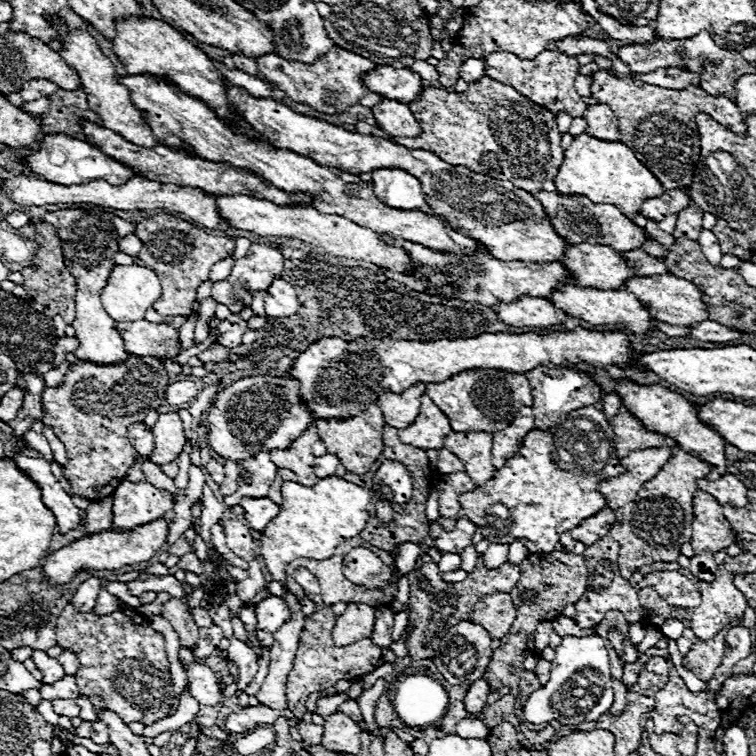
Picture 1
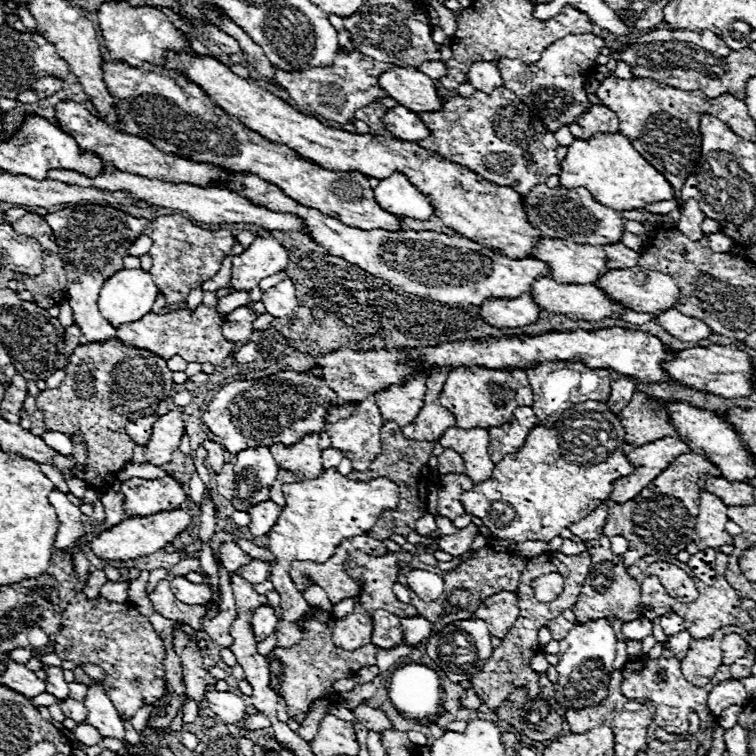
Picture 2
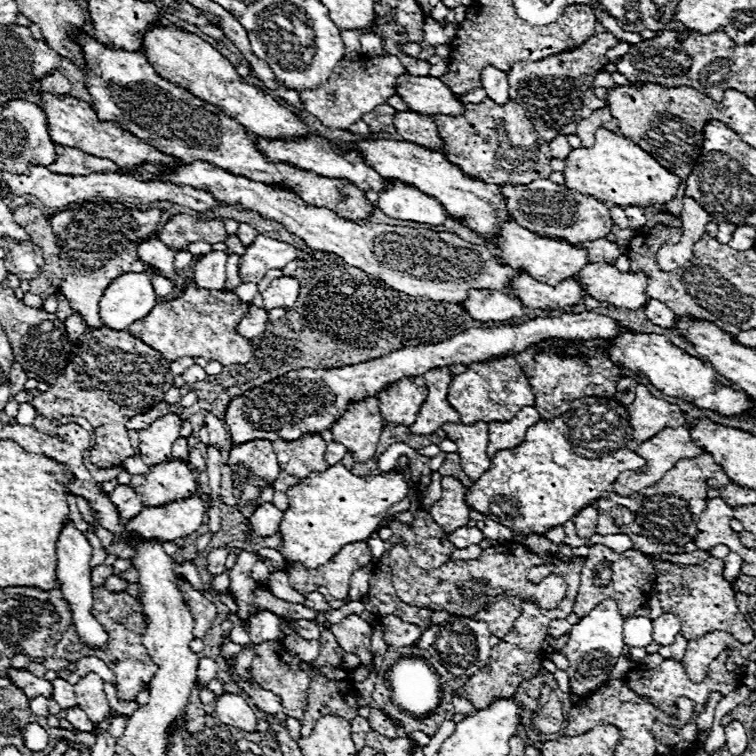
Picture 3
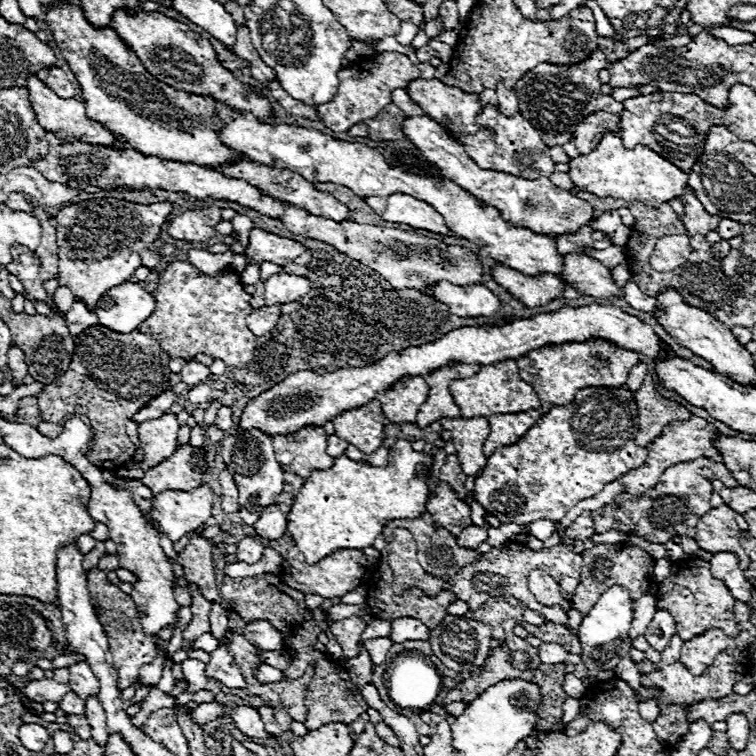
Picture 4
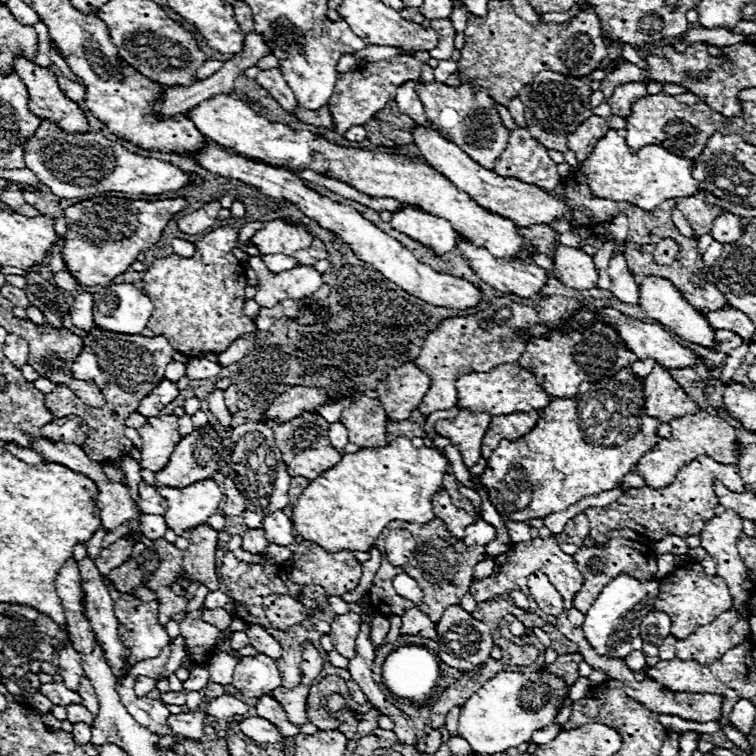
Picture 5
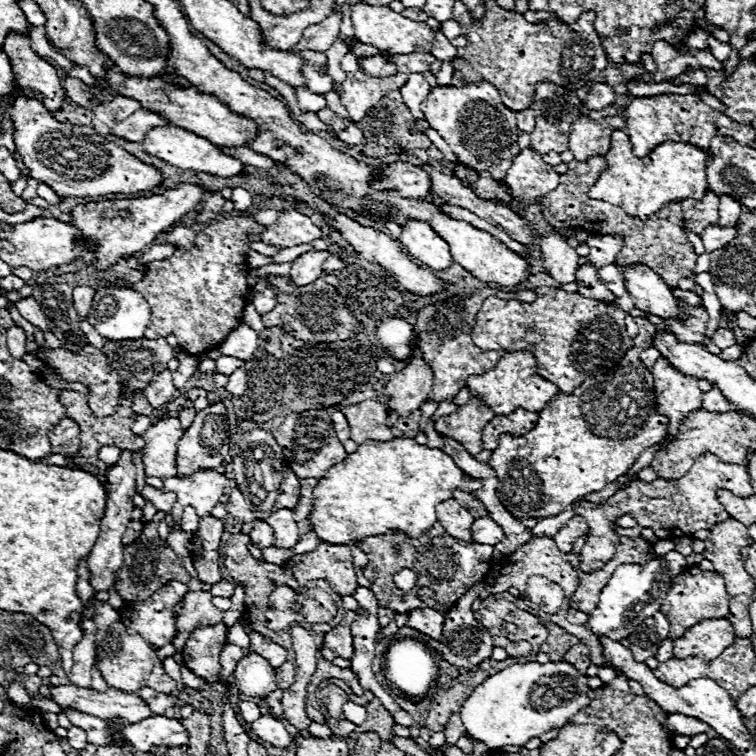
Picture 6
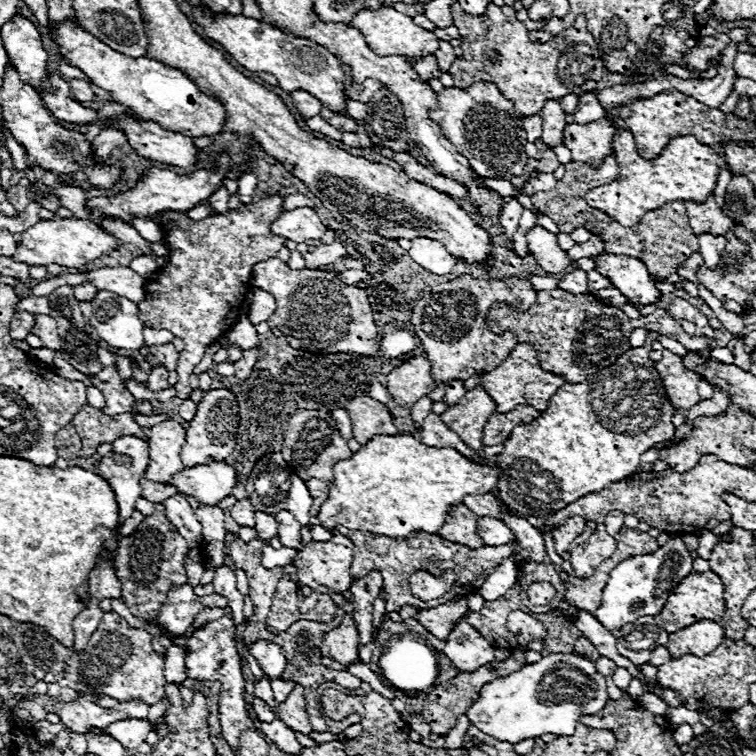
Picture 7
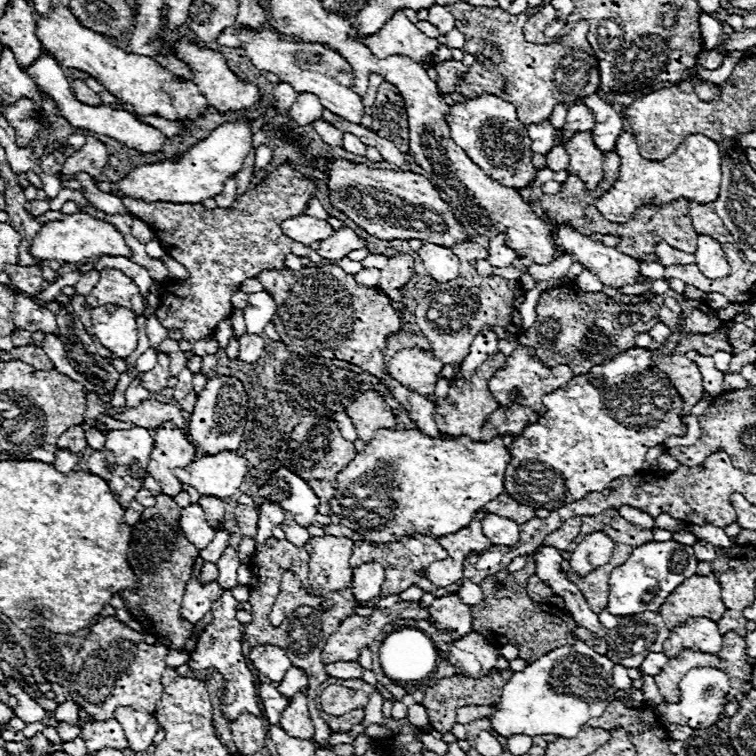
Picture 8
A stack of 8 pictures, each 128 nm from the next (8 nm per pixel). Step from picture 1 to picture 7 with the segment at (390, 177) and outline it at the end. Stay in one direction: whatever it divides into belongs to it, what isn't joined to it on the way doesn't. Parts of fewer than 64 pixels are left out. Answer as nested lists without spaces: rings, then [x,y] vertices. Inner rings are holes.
[[[414,238],[412,248],[408,252],[416,264],[438,276],[450,274],[452,268],[460,262],[438,240],[430,240],[430,238]]]

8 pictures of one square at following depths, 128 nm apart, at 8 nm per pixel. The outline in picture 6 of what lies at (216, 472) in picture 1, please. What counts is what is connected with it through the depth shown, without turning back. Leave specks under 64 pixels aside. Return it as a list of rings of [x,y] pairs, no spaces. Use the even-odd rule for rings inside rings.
[[[242,364],[234,374],[230,374],[226,390],[232,396],[242,396],[244,394],[244,386],[246,386],[246,364]]]

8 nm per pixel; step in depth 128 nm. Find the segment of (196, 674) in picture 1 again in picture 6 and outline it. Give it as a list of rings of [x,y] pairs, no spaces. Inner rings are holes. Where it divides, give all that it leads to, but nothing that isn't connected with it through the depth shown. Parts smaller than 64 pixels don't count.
[[[260,716],[256,722],[250,724],[250,728],[258,738],[270,742],[276,748],[288,748],[292,744],[292,738],[282,726],[282,722],[272,716]]]

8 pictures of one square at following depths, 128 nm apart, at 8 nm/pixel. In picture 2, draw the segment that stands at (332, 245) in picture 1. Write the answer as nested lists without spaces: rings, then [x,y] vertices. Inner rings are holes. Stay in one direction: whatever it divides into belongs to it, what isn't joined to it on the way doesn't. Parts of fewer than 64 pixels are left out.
[[[106,164],[102,168],[102,172],[94,178],[88,178],[80,172],[74,170],[48,170],[48,180],[56,180],[56,182],[66,182],[66,184],[76,184],[76,186],[94,186],[98,190],[108,190],[108,192],[118,192],[118,190],[126,190],[132,194],[132,198],[136,200],[144,200],[156,206],[164,206],[164,208],[176,208],[182,212],[188,212],[190,218],[196,218],[200,222],[208,222],[208,224],[220,224],[220,222],[248,222],[266,230],[294,230],[294,232],[306,232],[304,230],[304,222],[294,216],[294,214],[284,214],[284,212],[272,212],[266,210],[264,206],[256,206],[250,200],[228,192],[224,188],[204,188],[204,186],[194,186],[194,184],[170,184],[170,182],[158,182],[158,180],[148,180],[136,174],[128,174],[128,172],[120,172],[114,166]]]

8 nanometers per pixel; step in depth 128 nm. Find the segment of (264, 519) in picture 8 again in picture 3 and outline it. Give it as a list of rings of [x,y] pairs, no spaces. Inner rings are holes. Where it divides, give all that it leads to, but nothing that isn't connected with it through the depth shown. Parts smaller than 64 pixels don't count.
[[[240,550],[236,564],[230,568],[230,590],[238,596],[238,616],[242,620],[248,620],[248,612],[252,612],[254,608],[270,610],[272,602],[284,602],[284,600],[278,600],[272,594],[268,594],[264,588],[260,588],[252,580],[250,572],[258,560],[260,558],[254,552]]]

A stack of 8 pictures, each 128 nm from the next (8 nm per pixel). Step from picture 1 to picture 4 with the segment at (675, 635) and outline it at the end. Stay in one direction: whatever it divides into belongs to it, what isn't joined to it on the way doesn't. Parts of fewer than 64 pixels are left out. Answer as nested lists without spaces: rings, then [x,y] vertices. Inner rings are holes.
[[[656,610],[654,618],[648,624],[646,630],[646,640],[650,642],[652,648],[664,650],[664,646],[668,644],[668,640],[676,634],[676,626],[674,626],[674,618],[666,612],[666,610]]]

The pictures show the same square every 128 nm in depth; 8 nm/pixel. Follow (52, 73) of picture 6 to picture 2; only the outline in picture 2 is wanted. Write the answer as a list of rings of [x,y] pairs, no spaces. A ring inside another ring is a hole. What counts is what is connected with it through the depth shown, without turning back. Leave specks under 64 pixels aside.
[[[60,100],[54,110],[56,110],[58,128],[62,132],[70,134],[78,142],[78,146],[82,146],[82,150],[94,150],[94,154],[98,154],[104,162],[114,164],[114,168],[118,168],[122,172],[138,174],[138,176],[144,176],[150,180],[162,180],[162,182],[172,182],[172,184],[186,182],[186,184],[196,184],[196,186],[210,186],[210,182],[226,180],[230,174],[230,170],[226,170],[226,168],[218,168],[218,166],[202,164],[202,162],[192,162],[192,160],[180,158],[176,154],[162,152],[154,144],[146,142],[144,138],[138,138],[134,134],[126,134],[126,132],[106,124],[98,116],[90,114],[84,108],[84,104],[78,104],[74,100]]]

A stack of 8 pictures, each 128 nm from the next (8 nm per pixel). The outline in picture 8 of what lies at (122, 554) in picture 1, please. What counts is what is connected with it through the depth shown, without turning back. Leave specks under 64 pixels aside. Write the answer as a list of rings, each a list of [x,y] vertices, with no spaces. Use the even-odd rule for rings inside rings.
[[[236,452],[204,454],[190,466],[176,470],[182,484],[194,486],[202,496],[216,496],[222,500],[236,494],[246,474],[248,460]]]

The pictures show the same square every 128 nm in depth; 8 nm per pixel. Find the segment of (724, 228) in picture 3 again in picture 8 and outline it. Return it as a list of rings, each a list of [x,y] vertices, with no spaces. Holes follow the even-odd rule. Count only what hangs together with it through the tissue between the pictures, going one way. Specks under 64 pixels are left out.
[[[704,234],[698,236],[698,248],[694,254],[694,264],[708,278],[724,278],[726,274],[730,274],[730,266],[728,266],[726,254],[722,250],[722,244],[710,236],[704,236]]]

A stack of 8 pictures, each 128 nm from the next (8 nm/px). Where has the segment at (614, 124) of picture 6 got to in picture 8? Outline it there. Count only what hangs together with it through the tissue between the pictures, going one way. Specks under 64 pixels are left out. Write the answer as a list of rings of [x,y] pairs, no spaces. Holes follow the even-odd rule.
[[[590,132],[576,134],[570,144],[566,146],[566,152],[570,156],[568,172],[576,174],[584,182],[584,190],[594,194],[594,190],[600,186],[604,178],[602,170],[602,152],[594,146]]]

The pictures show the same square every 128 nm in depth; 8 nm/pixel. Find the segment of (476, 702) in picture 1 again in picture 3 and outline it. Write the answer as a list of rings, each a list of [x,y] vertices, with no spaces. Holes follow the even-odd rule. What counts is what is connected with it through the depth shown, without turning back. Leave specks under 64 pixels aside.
[[[460,696],[452,698],[452,712],[454,714],[470,714],[472,710],[474,710],[474,706],[466,698],[460,698]]]

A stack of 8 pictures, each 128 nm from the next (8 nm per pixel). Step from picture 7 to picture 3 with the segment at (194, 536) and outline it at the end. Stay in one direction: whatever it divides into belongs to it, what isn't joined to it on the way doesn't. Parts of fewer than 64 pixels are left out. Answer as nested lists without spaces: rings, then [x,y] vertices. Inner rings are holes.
[[[126,484],[118,486],[118,488],[110,494],[110,500],[118,506],[120,516],[122,516],[124,520],[130,520],[130,518],[134,518],[136,514],[140,514],[140,512],[144,510],[142,502],[138,502],[136,492],[134,492],[130,486],[126,486]]]

